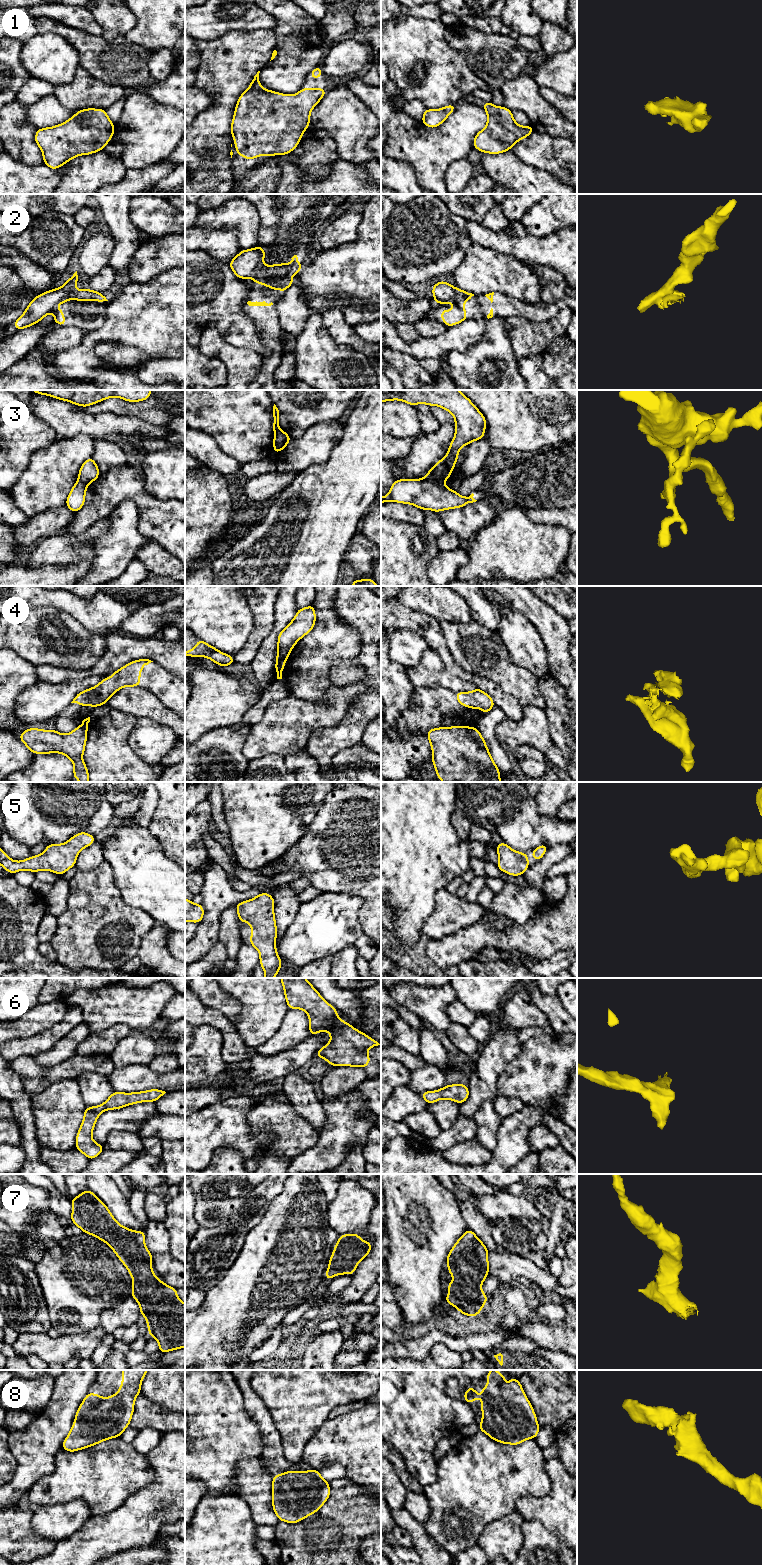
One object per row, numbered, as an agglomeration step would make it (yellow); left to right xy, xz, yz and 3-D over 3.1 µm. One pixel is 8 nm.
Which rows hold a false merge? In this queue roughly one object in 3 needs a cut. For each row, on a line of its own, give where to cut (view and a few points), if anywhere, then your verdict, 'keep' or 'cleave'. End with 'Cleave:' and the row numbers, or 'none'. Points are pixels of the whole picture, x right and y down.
1: cut none; keep
2: cut xy (73, 288), (59, 301); cleave
3: cut yz (424, 478), (430, 481), (442, 482); cleave
4: cut xy (81, 725), (86, 726); cleave
5: cut none; keep
6: cut none; keep
7: cut none; keep
8: cut none; keep
Cleave: 2, 3, 4

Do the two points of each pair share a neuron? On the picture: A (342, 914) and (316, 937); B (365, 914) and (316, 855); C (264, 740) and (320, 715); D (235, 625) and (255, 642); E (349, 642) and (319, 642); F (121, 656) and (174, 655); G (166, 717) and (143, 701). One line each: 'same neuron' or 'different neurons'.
A: same neuron
B: same neuron
C: same neuron
D: different neurons
E: same neuron
F: same neuron
G: same neuron

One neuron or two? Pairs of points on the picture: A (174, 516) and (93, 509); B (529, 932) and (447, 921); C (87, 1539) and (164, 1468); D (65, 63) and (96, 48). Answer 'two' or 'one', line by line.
A: one
B: two
C: one
D: two

